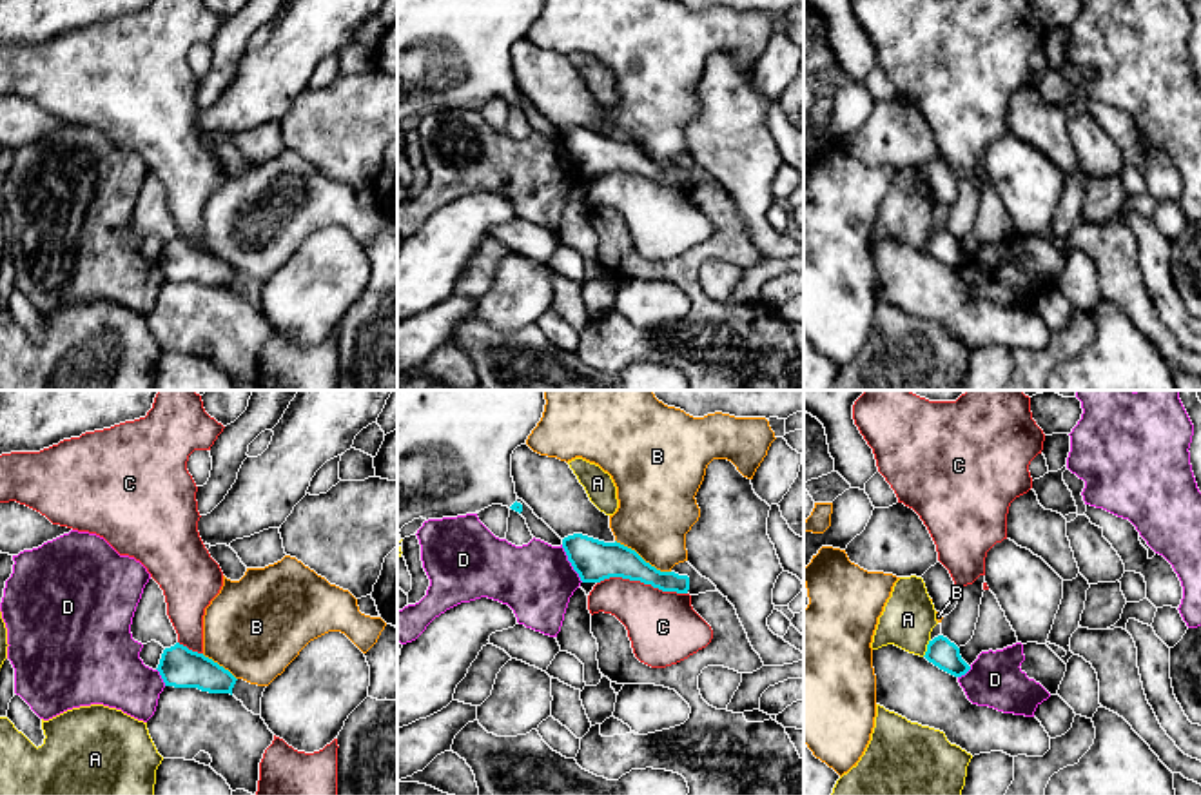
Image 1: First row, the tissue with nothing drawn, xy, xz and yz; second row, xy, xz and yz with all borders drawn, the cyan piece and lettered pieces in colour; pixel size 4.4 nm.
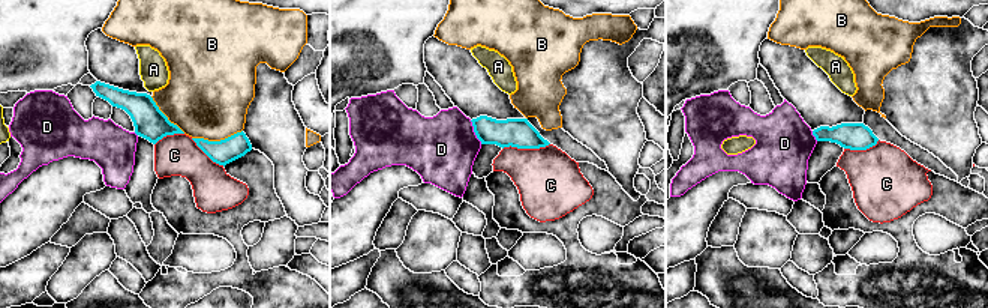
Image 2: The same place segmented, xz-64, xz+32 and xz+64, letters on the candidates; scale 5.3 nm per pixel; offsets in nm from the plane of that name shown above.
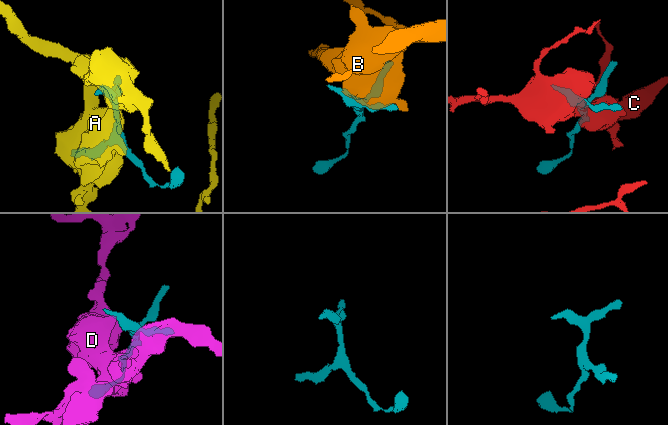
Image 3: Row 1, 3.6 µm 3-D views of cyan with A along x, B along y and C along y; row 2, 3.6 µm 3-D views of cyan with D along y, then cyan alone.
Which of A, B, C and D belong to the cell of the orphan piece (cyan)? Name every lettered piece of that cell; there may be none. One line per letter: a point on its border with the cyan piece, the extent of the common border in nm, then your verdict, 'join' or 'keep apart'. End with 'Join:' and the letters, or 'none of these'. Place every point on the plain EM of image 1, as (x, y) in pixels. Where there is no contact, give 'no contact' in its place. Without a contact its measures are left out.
A: yz (927, 242) | 90 nm | keep apart
B: xz (641, 151) | 280 nm | keep apart
C: xz (643, 175) | 400 nm | keep apart
D: xz (570, 155) | 190 nm | keep apart
Join: none of these

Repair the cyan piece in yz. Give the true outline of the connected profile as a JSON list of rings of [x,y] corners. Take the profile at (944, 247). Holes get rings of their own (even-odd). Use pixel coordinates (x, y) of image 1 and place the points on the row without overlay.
[[[943,229],[929,234],[923,250],[954,270],[962,270],[971,263],[971,260],[962,252],[960,241]]]

